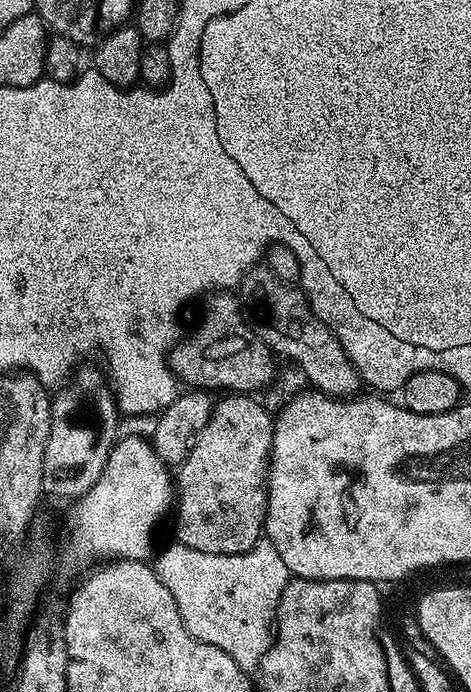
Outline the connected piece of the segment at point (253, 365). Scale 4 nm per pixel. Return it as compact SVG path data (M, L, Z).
M220 290L209 295L203 304L204 313L196 329L189 336L187 333L168 353L168 365L172 373L181 385L192 390L224 388L220 390L228 394L256 394L259 388L271 382L276 372L277 361L272 349L261 342L256 329L246 319L239 295Z

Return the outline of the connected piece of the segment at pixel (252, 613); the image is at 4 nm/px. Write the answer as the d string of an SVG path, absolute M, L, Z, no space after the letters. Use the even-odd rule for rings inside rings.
M267 542L255 544L242 554L202 554L202 550L171 543L155 553L154 567L162 586L174 594L186 630L230 654L243 672L255 673L274 639L276 611L290 579L286 562Z

